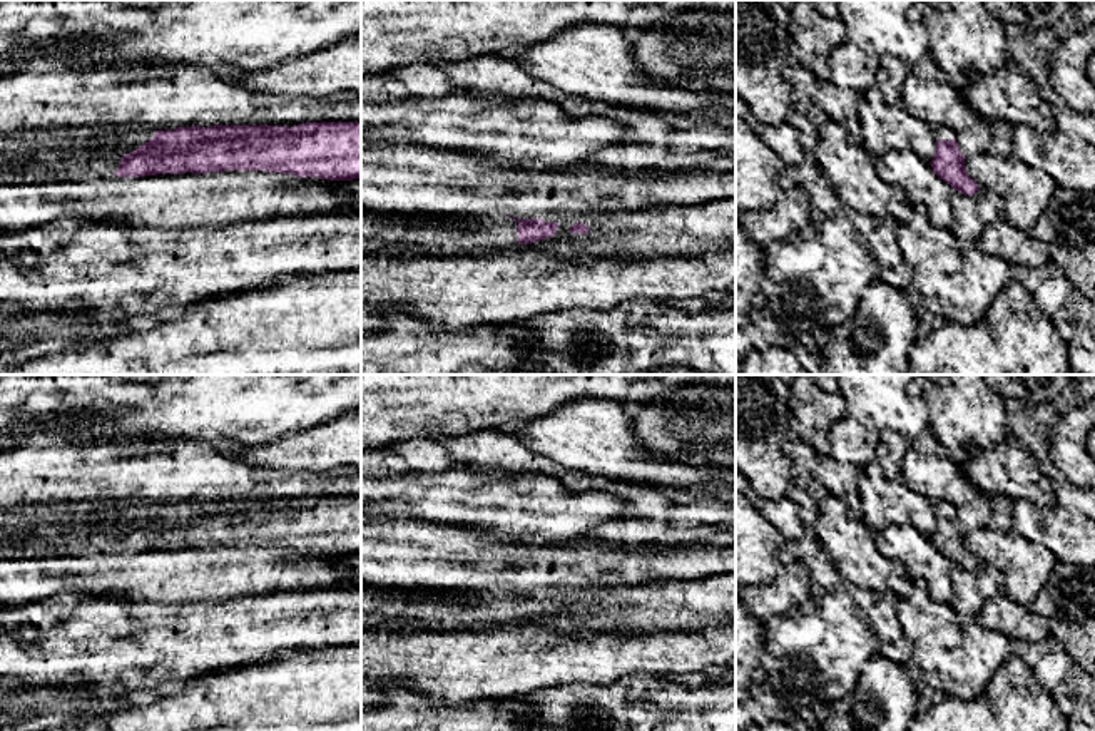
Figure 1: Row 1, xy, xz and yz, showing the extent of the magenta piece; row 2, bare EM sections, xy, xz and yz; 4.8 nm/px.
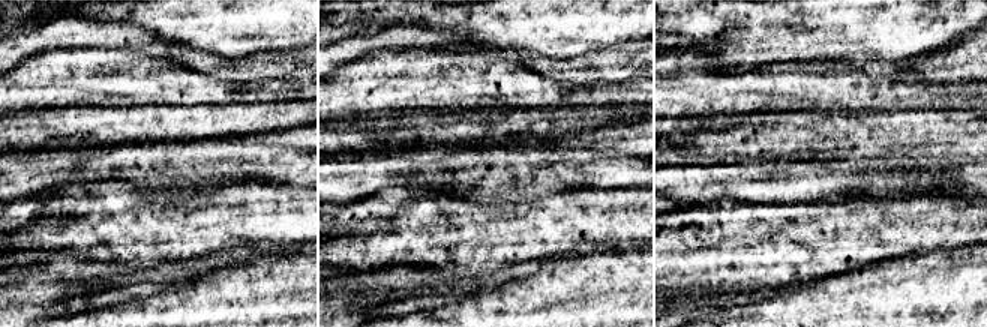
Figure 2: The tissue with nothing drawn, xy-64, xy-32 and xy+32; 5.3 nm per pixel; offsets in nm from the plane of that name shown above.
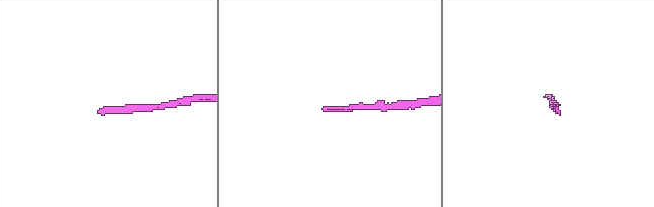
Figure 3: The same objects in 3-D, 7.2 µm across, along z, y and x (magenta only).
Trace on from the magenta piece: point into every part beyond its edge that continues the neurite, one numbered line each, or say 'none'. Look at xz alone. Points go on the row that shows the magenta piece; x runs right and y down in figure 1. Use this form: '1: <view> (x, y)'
1: xz (380, 235)

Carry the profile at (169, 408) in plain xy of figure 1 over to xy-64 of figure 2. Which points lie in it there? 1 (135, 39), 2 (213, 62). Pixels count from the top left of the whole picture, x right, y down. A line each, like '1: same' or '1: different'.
1: different
2: different

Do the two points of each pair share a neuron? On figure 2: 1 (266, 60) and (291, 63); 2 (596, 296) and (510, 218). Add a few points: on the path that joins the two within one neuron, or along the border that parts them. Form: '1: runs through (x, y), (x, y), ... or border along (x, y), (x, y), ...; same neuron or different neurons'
1: runs through (272, 63), (285, 63); same neuron
2: border along (575, 254), (555, 258); different neurons

